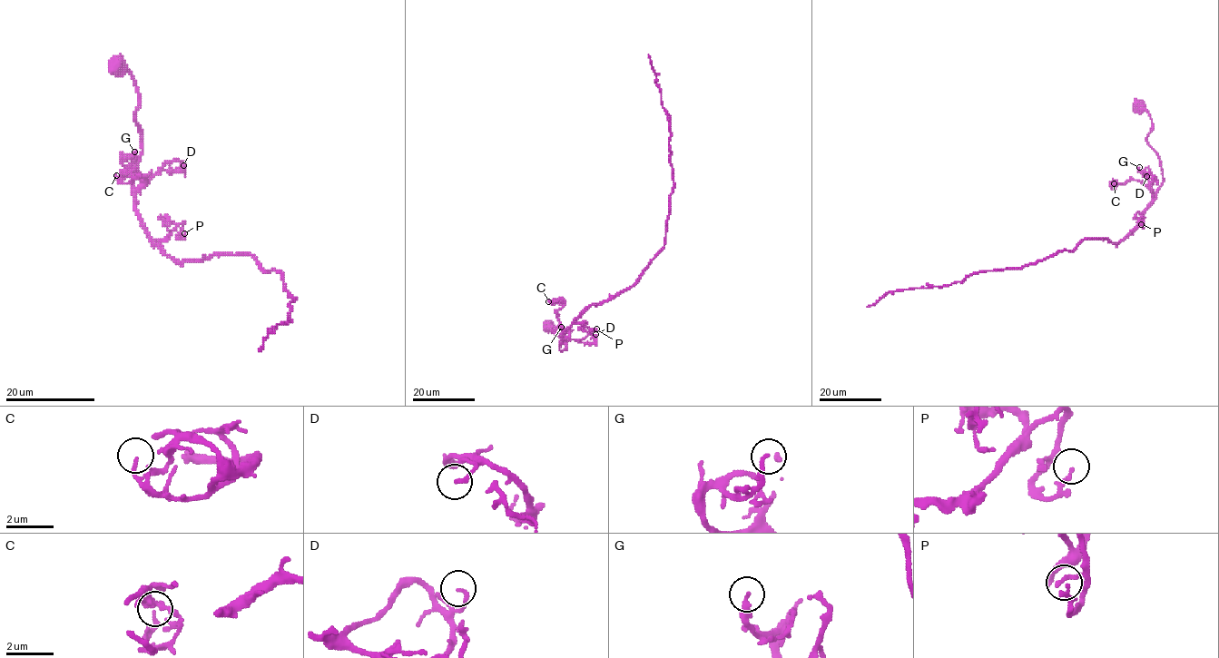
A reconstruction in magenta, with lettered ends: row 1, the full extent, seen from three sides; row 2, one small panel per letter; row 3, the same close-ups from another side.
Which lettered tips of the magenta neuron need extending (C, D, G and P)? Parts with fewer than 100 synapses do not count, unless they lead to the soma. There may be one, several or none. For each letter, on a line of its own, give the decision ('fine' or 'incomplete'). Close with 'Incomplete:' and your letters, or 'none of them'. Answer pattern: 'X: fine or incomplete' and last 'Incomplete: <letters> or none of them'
C: fine
D: fine
G: fine
P: fine
Incomplete: none of them

